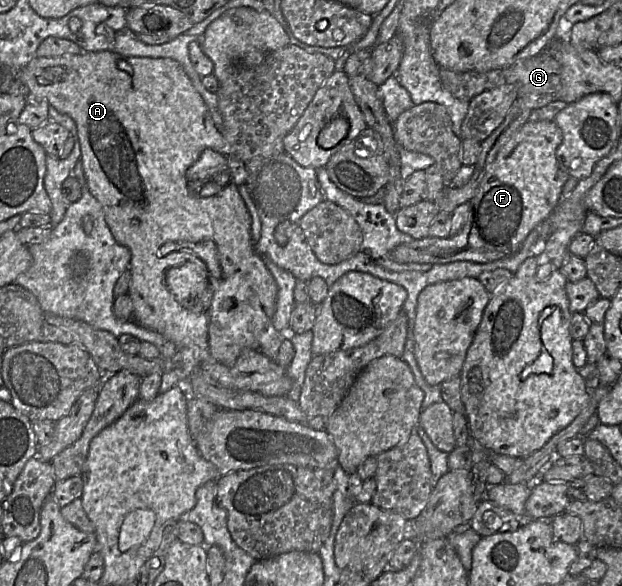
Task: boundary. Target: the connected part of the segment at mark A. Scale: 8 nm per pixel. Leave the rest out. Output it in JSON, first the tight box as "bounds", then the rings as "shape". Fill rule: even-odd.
{"bounds":[17,51,277,367],"shape":[[[83,51],[75,55],[64,54],[54,57],[35,57],[18,72],[17,78],[26,84],[32,100],[46,100],[58,112],[70,116],[77,125],[78,139],[81,146],[81,161],[89,190],[101,204],[105,220],[114,239],[118,244],[127,247],[131,253],[131,279],[128,294],[133,303],[133,319],[138,324],[160,333],[179,348],[191,348],[200,363],[219,362],[231,367],[244,350],[259,350],[259,336],[271,325],[271,319],[276,311],[277,283],[263,261],[262,256],[254,250],[251,237],[251,216],[239,194],[238,186],[231,183],[231,176],[228,170],[229,157],[226,155],[226,140],[216,128],[208,107],[183,67],[171,58],[124,57],[112,51]],[[211,176],[213,176],[211,182],[213,184],[206,182],[202,185],[196,185],[192,183],[193,181],[208,179]],[[206,241],[212,241],[216,244],[222,275],[220,278],[214,278],[211,275],[206,276],[207,286],[205,290],[199,293],[196,298],[189,299],[188,306],[184,306],[175,299],[168,289],[165,279],[166,272],[171,267],[179,267],[186,262],[197,263],[202,267],[203,271],[206,265],[194,255],[187,253],[187,251],[170,252],[161,257],[159,257],[158,251],[167,242],[199,243]]]}

